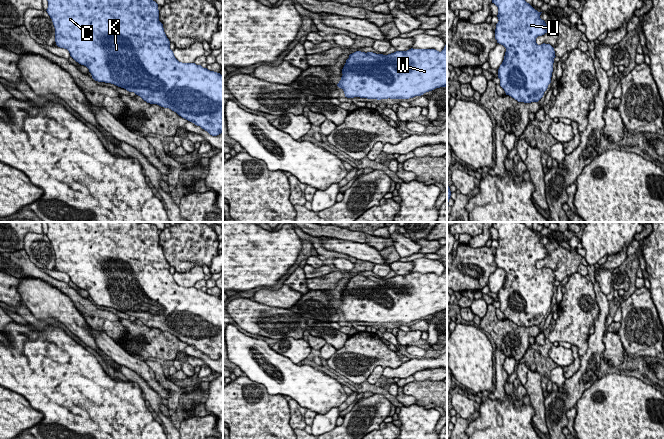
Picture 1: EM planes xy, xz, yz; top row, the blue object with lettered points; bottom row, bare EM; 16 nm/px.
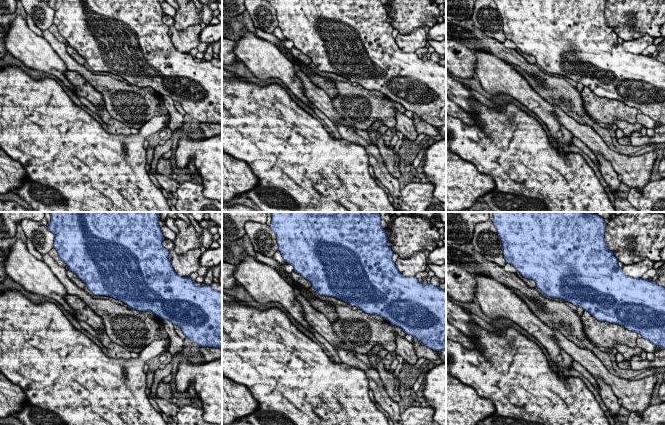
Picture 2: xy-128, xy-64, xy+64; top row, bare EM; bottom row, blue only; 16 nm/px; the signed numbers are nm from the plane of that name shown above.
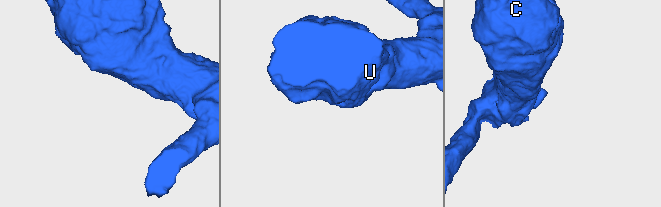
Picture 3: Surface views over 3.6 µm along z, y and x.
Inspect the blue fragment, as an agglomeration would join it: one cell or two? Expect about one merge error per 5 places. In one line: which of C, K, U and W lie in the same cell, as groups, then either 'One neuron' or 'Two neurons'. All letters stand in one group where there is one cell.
Groups: C K U W. One neuron

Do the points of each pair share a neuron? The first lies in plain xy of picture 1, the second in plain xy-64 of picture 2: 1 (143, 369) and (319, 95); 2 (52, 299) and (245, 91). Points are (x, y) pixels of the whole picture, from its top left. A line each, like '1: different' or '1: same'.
1: same
2: different

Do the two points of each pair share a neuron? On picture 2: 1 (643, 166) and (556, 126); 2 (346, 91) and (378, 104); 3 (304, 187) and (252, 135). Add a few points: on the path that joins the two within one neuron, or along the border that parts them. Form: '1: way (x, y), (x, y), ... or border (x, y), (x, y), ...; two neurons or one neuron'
1: border (556, 115), (556, 118), (574, 135); two neurons
2: way (354, 93), (364, 95), (370, 101); one neuron
3: way (291, 174), (265, 148); one neuron

